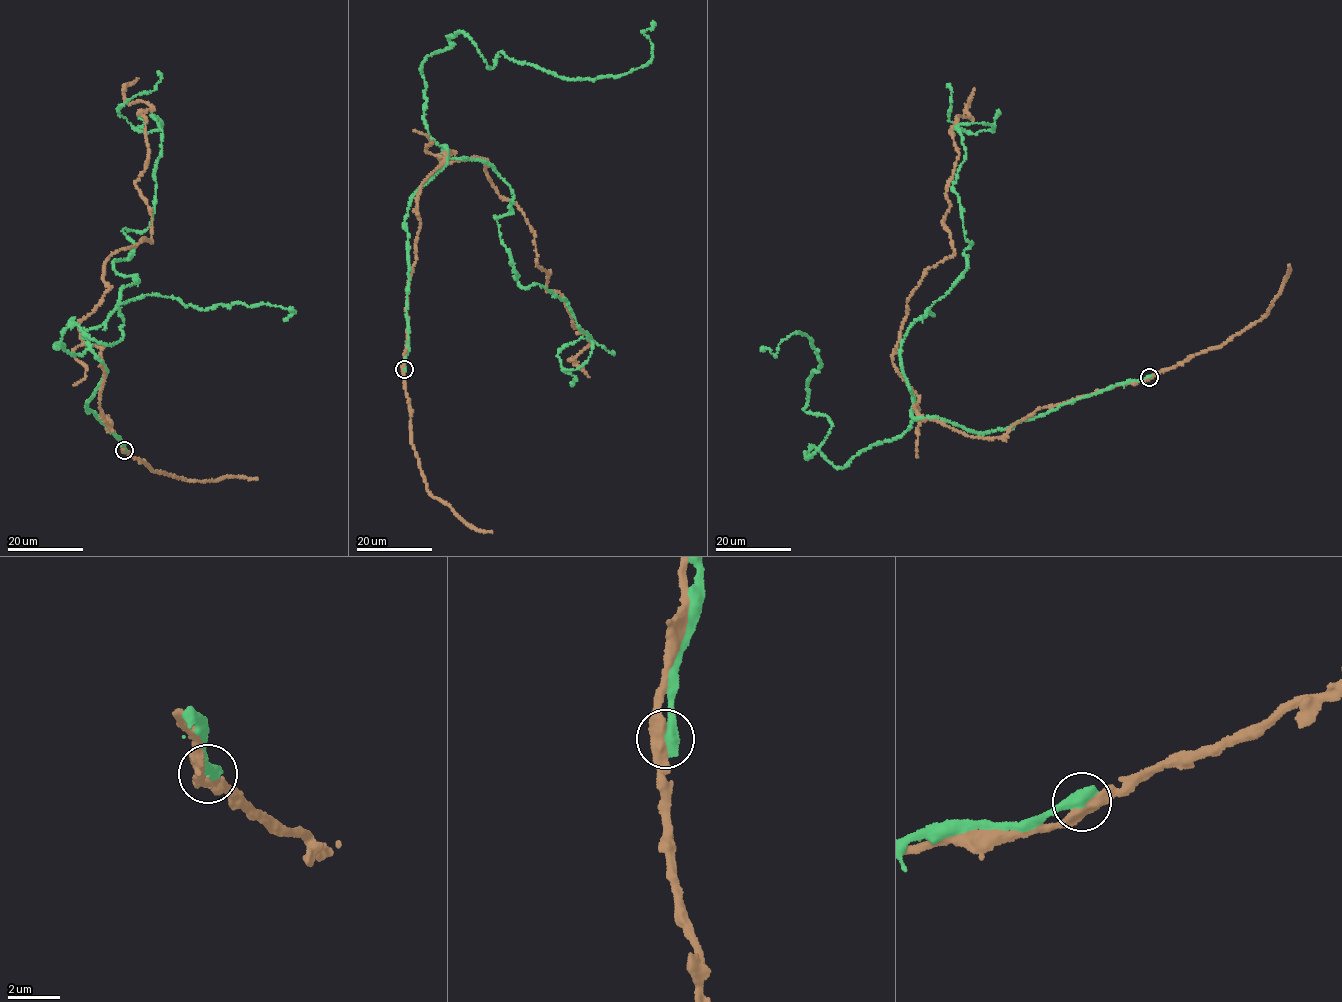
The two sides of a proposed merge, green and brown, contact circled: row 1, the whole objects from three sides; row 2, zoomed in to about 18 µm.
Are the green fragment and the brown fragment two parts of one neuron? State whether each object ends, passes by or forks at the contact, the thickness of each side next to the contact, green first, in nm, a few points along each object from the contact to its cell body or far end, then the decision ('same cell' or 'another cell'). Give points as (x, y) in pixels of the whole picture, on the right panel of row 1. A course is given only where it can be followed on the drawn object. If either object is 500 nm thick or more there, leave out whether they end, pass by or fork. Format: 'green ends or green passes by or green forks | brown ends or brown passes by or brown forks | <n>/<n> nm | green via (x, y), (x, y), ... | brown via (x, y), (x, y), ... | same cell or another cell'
550/400 nm | green via (1149, 376), (986, 433), (911, 416), (900, 345), (971, 243), (957, 129), (994, 131), (950, 121), (946, 85) | brown via (1150, 376), (1001, 436), (917, 413), (893, 354), (909, 297), (955, 253), (951, 131), (974, 88) | another cell

